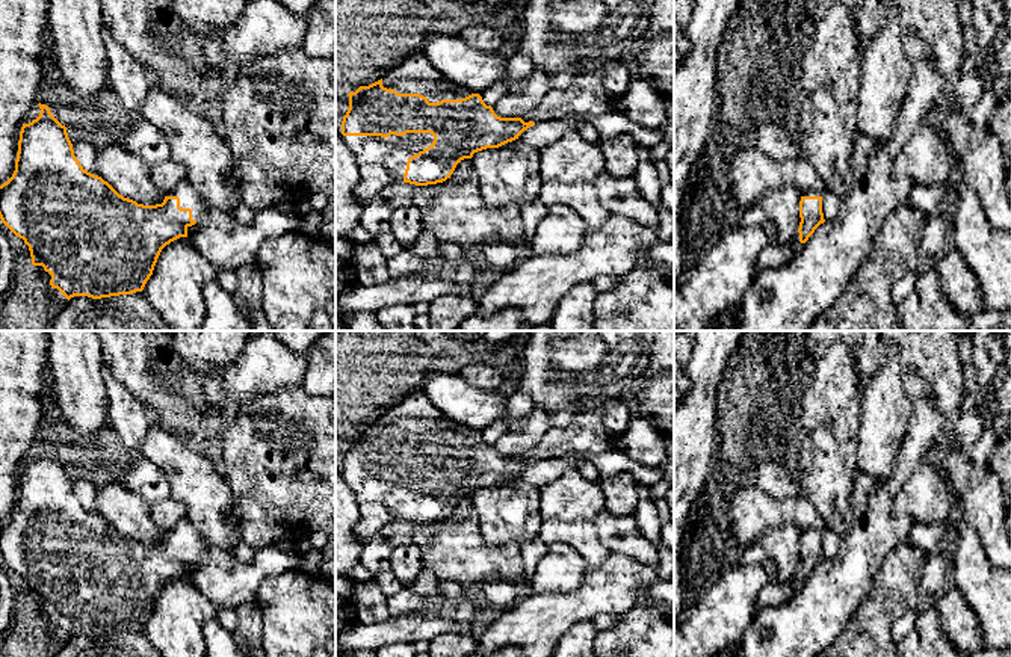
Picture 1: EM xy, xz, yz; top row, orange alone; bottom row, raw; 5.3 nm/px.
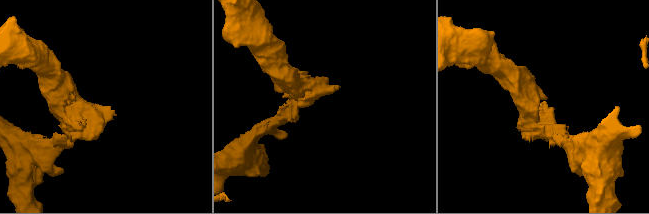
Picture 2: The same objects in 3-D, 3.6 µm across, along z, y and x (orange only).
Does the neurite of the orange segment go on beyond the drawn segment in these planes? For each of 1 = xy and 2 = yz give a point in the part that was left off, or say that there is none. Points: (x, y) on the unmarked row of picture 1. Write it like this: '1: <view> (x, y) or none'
1: xy (189, 536)
2: yz (795, 583)

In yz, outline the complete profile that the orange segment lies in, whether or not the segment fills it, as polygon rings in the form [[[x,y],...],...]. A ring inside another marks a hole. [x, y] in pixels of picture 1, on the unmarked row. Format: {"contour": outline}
{"contour": [[[801,529],[799,556],[799,566],[789,583],[787,591],[798,591],[815,568],[825,560],[822,551],[822,532],[819,529]]]}

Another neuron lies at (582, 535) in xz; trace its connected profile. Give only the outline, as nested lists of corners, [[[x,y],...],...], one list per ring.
[[[546,518],[541,521],[538,538],[547,545],[571,545],[592,569],[601,566],[611,556],[611,550],[608,550],[598,539],[594,521]]]

